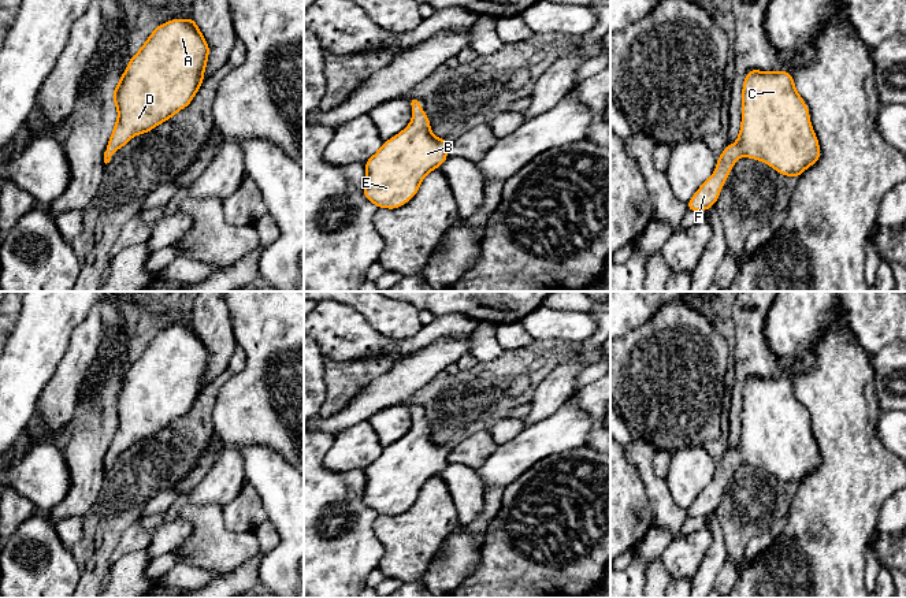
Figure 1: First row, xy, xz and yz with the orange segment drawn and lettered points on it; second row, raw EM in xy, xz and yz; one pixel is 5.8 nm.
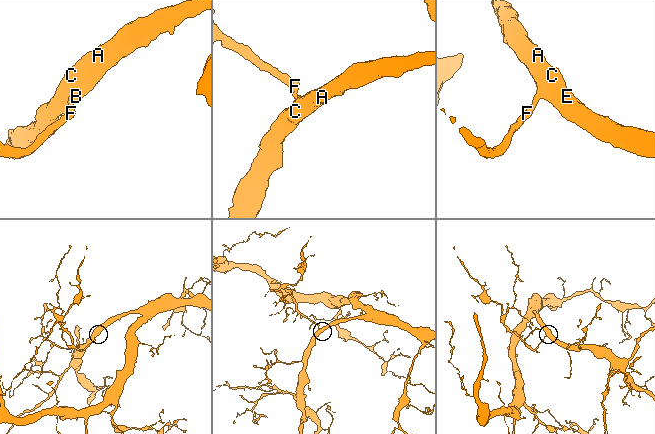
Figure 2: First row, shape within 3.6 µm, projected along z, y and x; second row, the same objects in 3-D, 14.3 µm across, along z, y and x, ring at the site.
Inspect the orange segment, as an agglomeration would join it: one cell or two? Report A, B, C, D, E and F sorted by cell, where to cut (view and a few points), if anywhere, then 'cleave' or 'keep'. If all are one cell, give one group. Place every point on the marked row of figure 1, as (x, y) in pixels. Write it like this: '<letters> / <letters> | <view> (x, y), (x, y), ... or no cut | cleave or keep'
A B C D E F | no cut | keep

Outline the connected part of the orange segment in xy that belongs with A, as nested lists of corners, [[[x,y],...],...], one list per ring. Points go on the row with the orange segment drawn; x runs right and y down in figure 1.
[[[193,16],[159,25],[112,92],[118,119],[104,163],[134,135],[172,118],[193,100],[204,81],[209,47]]]

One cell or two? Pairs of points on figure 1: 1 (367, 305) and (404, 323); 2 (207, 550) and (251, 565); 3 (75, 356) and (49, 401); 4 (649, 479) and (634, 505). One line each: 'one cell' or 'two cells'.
1: one cell
2: two cells
3: one cell
4: two cells

